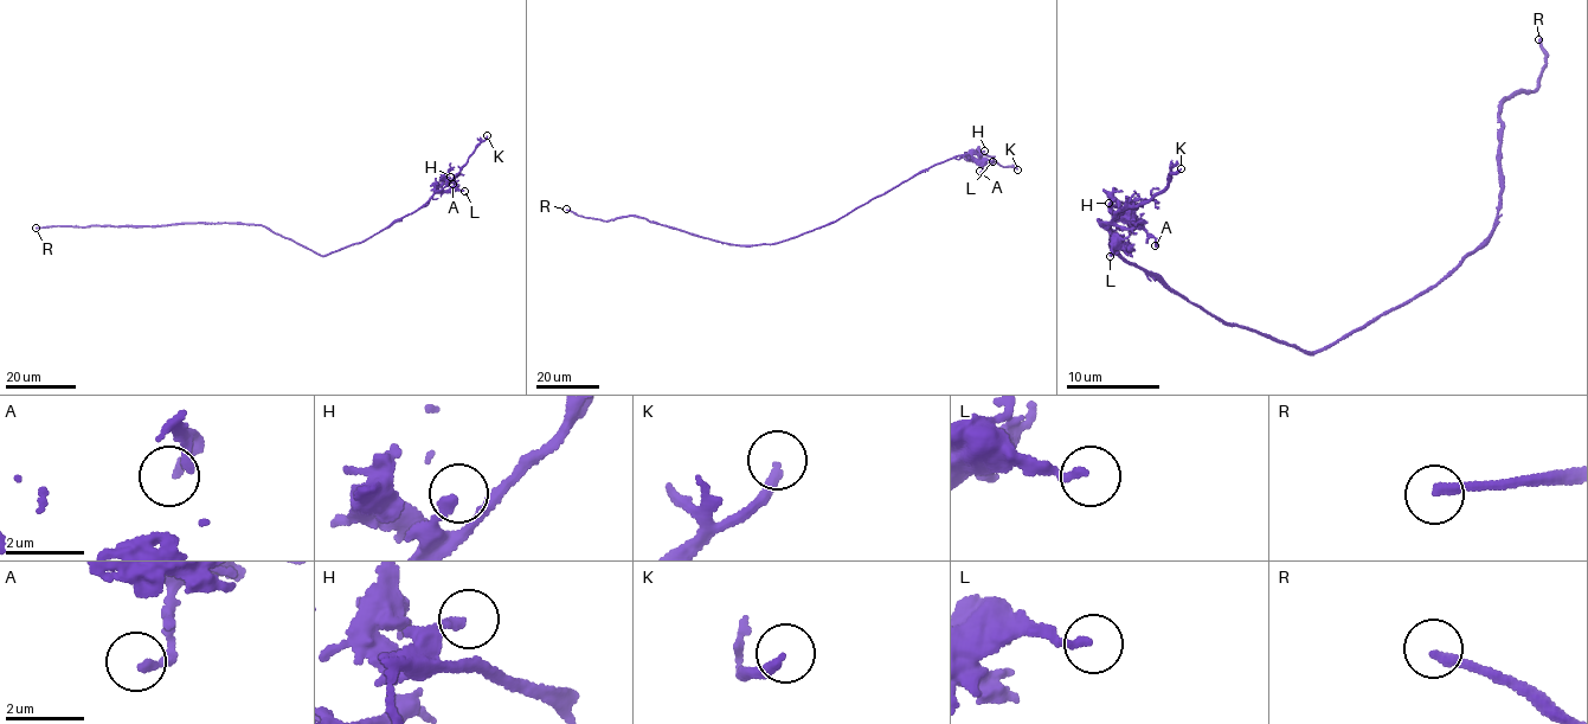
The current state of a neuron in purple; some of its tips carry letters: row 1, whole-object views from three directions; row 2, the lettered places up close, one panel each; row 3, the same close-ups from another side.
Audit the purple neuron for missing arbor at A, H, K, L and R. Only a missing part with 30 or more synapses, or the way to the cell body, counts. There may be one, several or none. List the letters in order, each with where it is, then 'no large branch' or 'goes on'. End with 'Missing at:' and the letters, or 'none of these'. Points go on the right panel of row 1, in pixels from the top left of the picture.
A: at (1155, 245); no large branch
H: at (1108, 203); no large branch
K: at (1181, 168); goes on
L: at (1110, 256); no large branch
R: at (1538, 39); no large branch
Missing at: K

